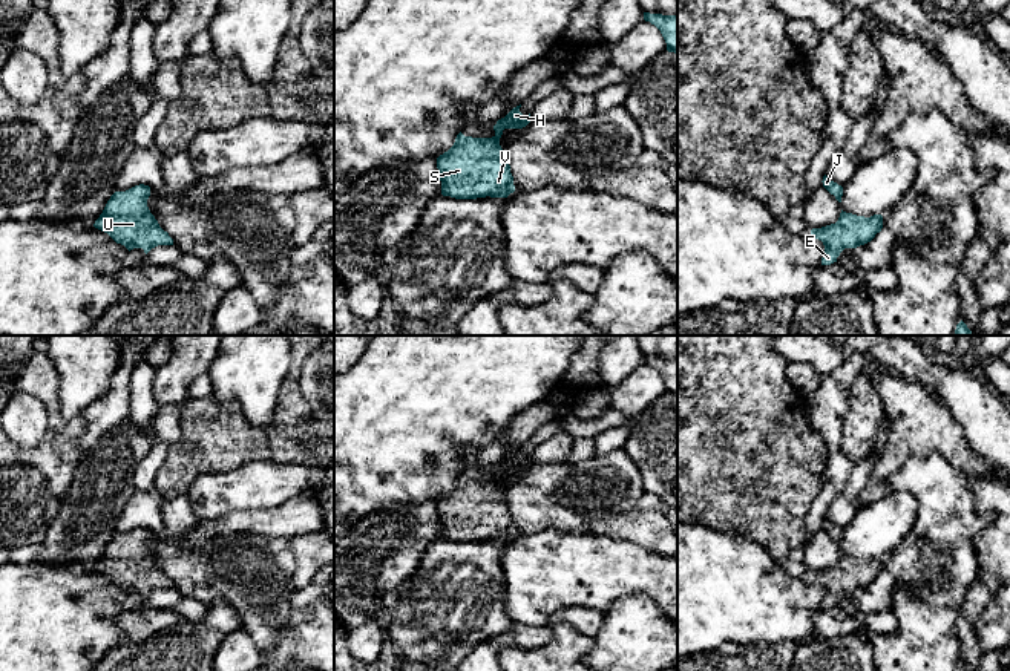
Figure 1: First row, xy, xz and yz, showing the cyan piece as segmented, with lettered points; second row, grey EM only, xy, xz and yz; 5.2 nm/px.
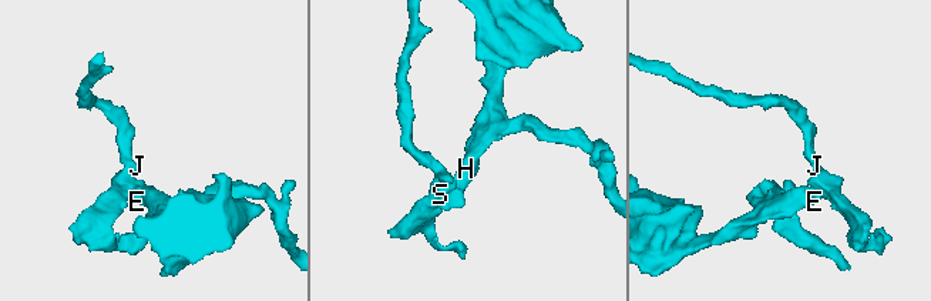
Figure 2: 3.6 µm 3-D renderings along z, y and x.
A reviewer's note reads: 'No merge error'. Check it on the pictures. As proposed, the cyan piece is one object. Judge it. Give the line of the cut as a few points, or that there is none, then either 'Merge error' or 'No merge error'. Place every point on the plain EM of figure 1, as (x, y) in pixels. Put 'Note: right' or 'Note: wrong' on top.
Note: right
No split. No merge error

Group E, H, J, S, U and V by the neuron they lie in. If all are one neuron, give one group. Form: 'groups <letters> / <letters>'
groups E H J S U V

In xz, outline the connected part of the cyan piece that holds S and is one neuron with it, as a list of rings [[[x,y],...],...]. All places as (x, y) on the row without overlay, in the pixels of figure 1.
[[[513,450],[494,469],[492,481],[457,478],[454,489],[437,501],[441,538],[455,542],[507,541],[515,535],[510,509],[500,481],[504,472],[523,472],[532,463]]]

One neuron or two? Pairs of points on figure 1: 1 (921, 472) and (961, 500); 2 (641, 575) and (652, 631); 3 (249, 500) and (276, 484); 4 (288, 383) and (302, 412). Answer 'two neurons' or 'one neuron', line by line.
1: one neuron
2: two neurons
3: one neuron
4: one neuron

